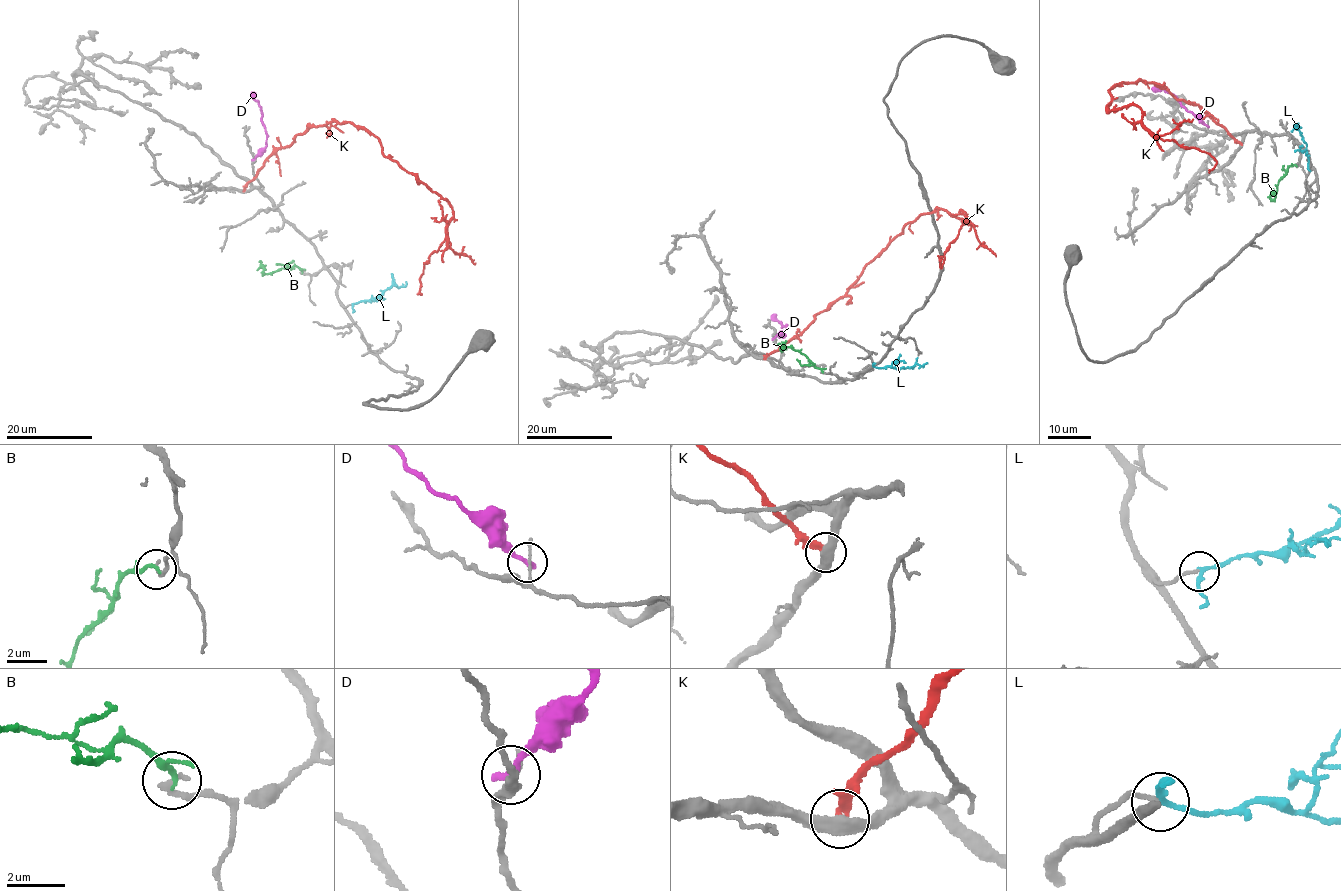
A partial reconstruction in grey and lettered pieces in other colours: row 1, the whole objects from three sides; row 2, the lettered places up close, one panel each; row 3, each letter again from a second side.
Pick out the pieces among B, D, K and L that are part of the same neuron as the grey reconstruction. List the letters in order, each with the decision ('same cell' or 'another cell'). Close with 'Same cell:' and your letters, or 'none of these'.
B: another cell
D: another cell
K: another cell
L: same cell
Same cell: L

